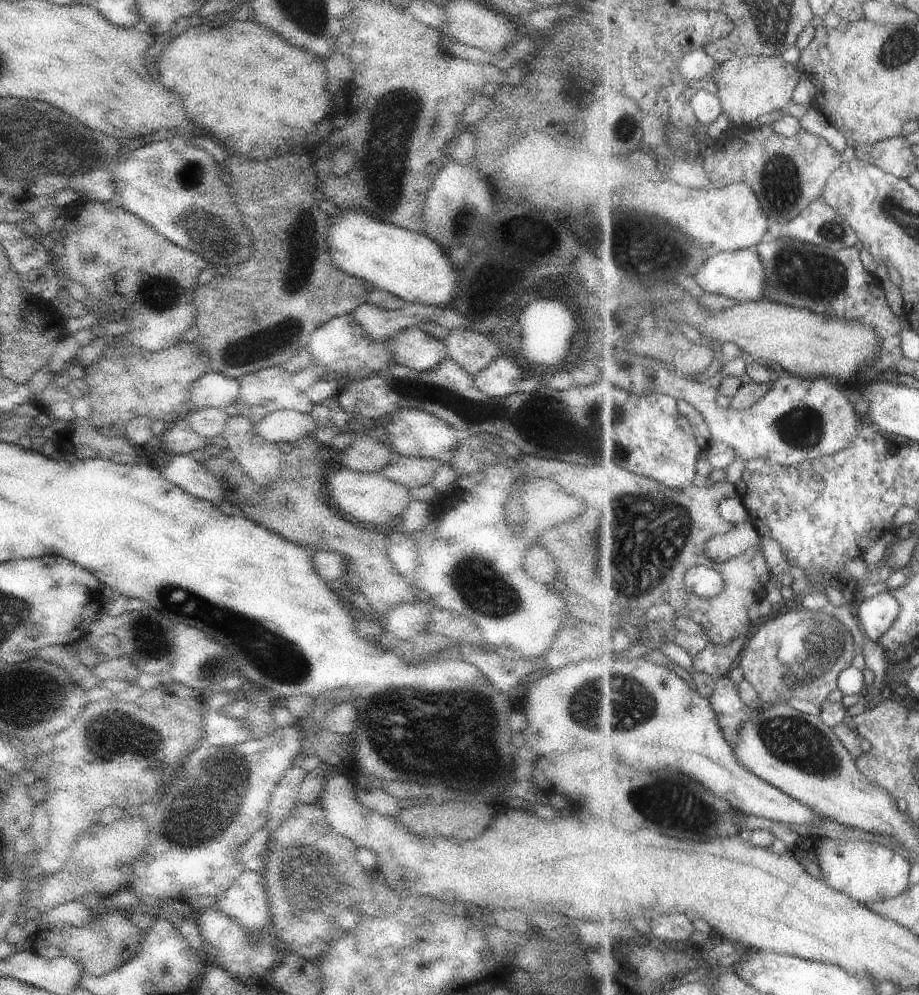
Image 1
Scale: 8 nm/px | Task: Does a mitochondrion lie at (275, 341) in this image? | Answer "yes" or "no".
yes

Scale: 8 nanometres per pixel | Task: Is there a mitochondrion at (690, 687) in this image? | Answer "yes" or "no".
no

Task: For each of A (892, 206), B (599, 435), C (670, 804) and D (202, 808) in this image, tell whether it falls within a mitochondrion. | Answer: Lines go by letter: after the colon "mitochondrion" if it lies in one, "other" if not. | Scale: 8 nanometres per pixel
A: mitochondrion
B: mitochondrion
C: mitochondrion
D: mitochondrion

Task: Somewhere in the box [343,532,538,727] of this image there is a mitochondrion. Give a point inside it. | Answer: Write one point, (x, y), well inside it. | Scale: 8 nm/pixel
(479, 583)

